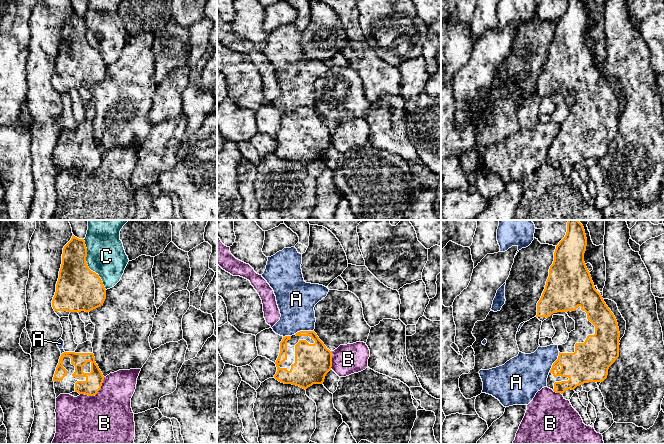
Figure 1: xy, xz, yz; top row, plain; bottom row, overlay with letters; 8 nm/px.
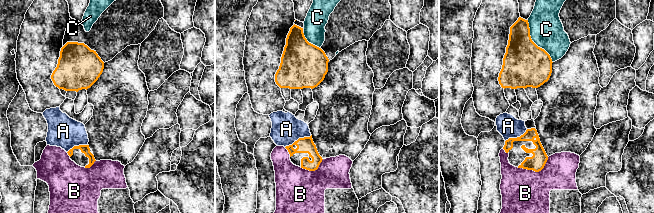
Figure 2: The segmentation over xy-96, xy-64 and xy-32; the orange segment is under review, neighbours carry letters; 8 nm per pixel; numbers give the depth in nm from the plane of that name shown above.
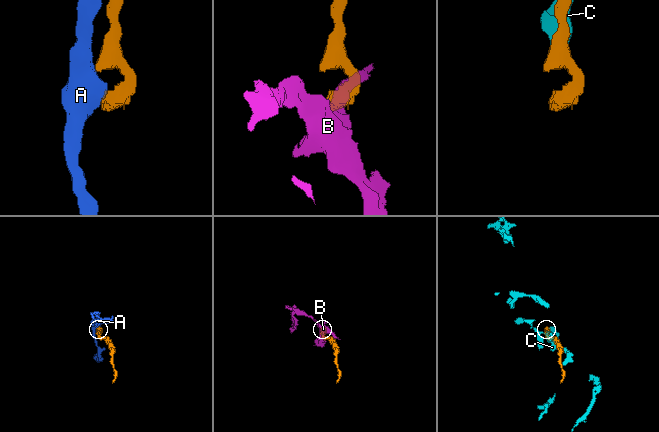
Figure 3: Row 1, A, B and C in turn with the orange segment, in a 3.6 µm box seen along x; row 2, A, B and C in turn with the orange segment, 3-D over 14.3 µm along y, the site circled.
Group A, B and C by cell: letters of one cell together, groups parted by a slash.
A / B / C

